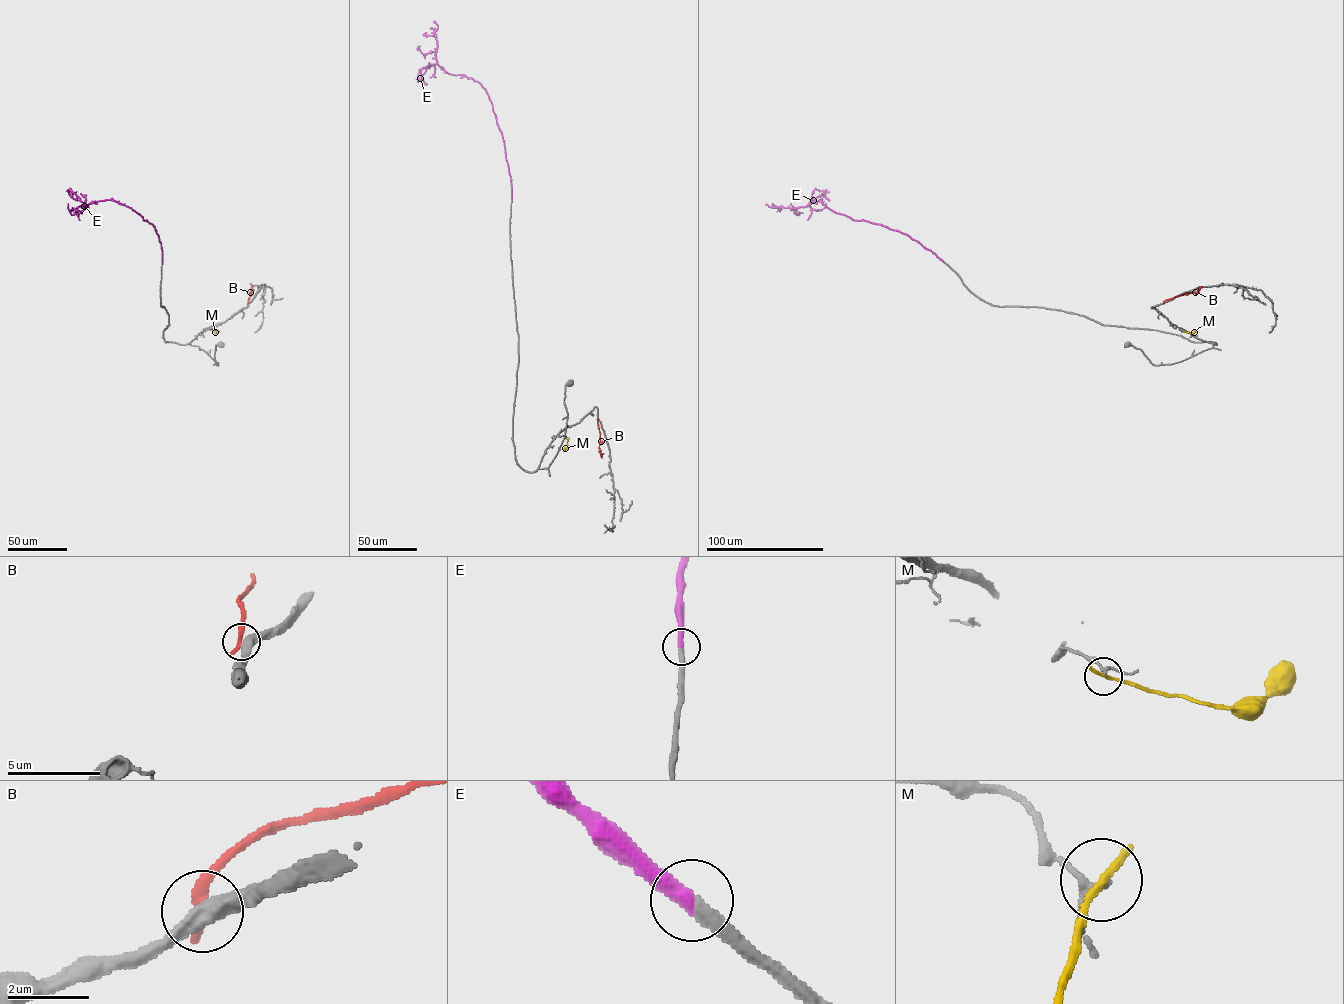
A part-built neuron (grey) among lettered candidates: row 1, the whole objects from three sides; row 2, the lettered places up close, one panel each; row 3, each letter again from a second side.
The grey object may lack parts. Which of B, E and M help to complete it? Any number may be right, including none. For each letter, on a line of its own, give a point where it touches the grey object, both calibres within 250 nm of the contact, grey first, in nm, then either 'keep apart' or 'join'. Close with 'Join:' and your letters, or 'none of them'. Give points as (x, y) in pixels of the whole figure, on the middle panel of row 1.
B: meets grey at (597, 419); 440 nm thick on the grey side, 340 nm on the other; keep apart
E: meets grey at (511, 199); 340 nm thick on the grey side, 360 nm on the other; join
M: meets grey at (568, 439); 140 nm thick on the grey side, 200 nm on the other; keep apart
Join: E

